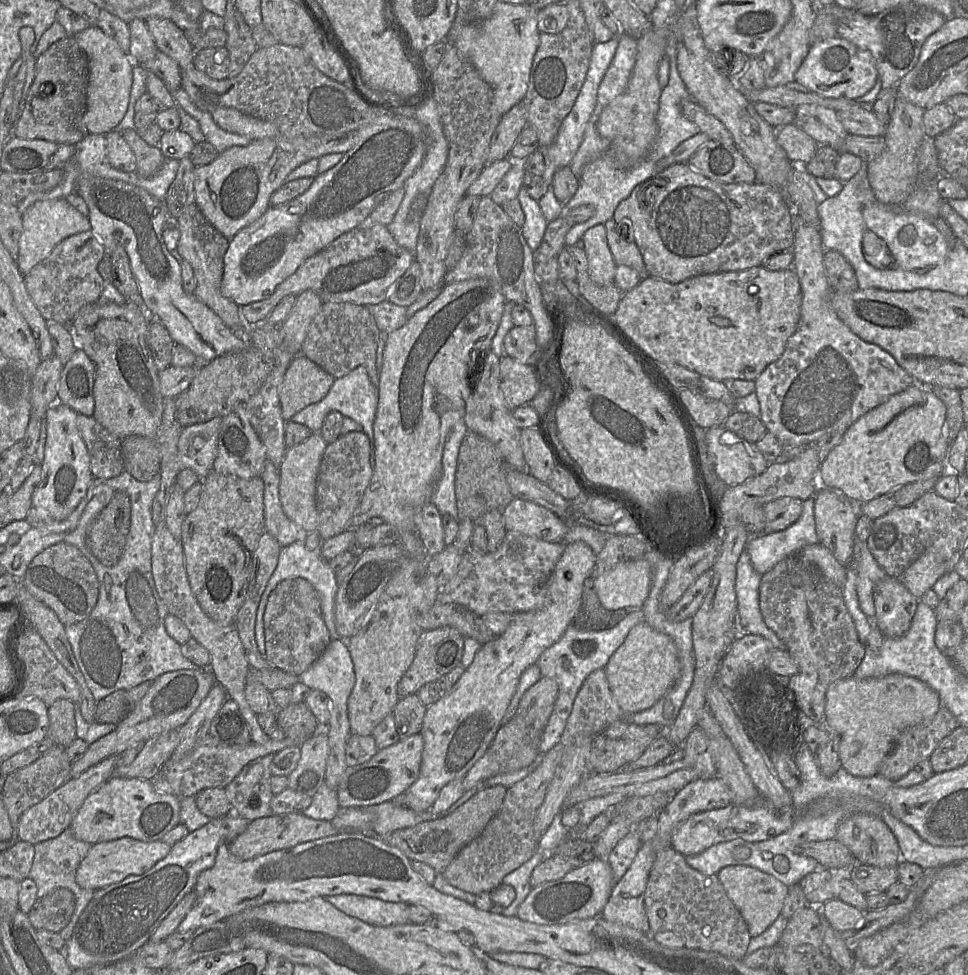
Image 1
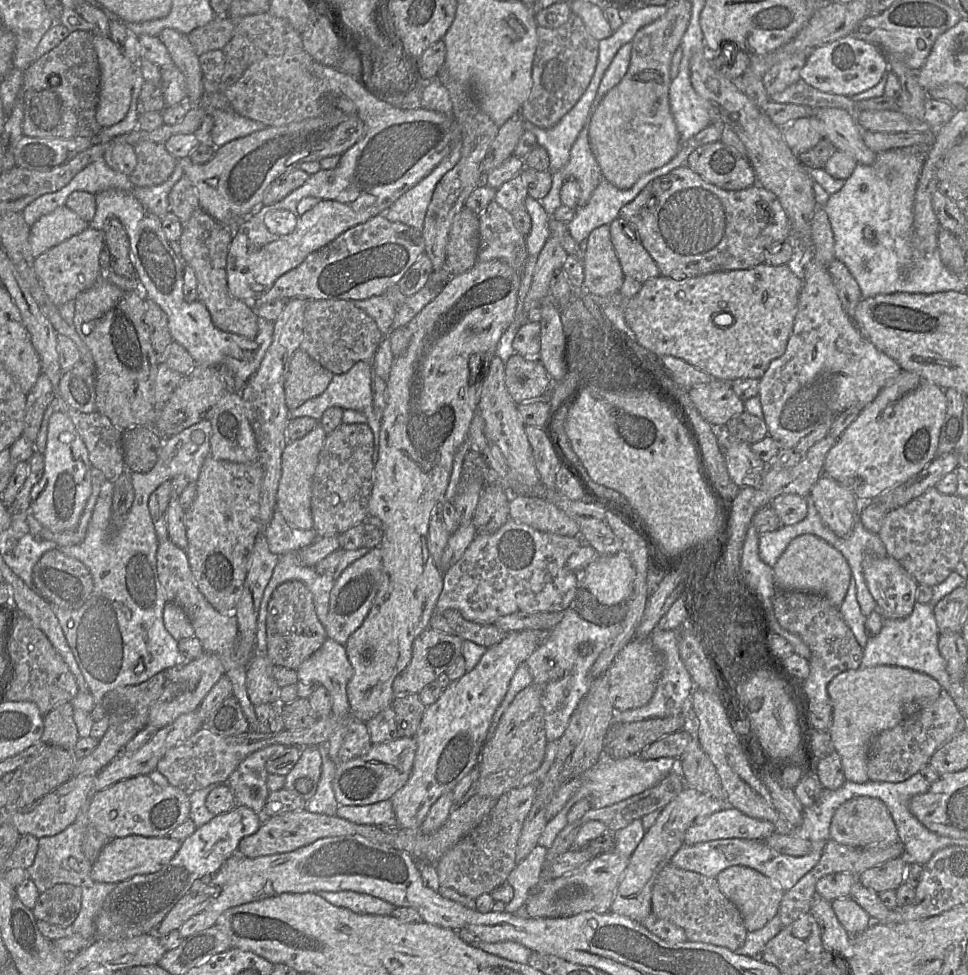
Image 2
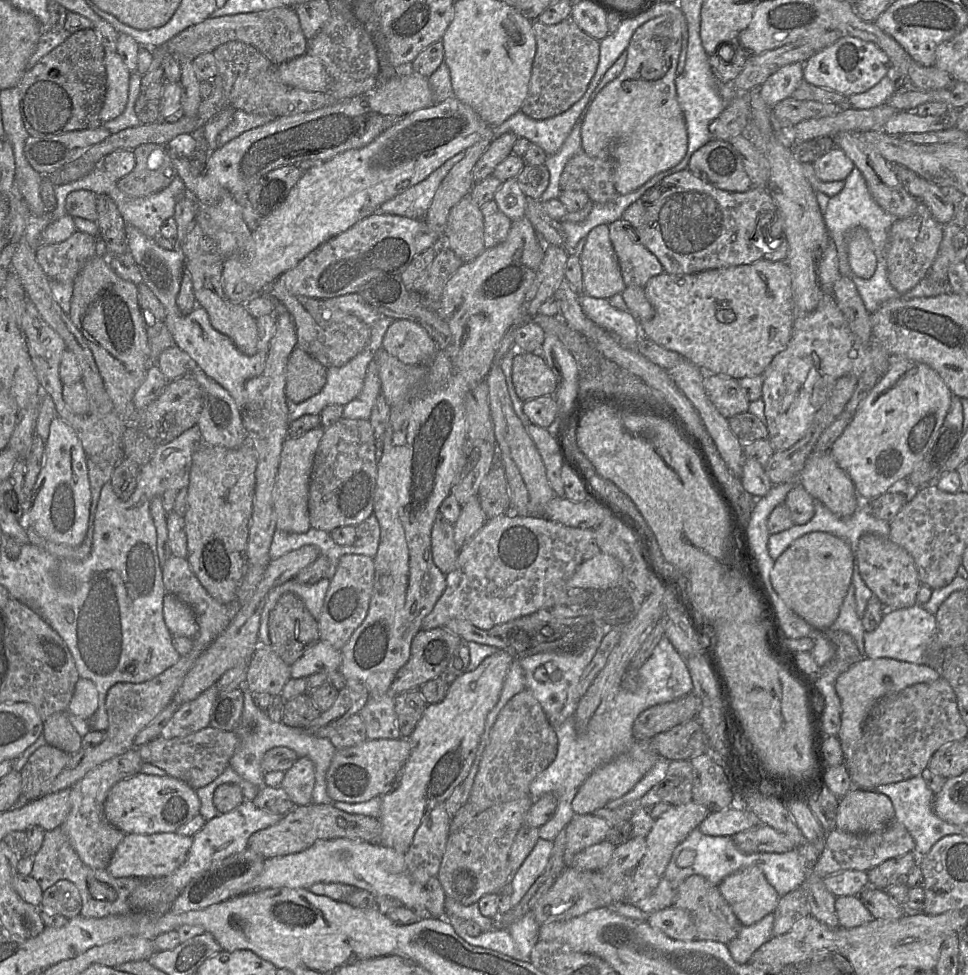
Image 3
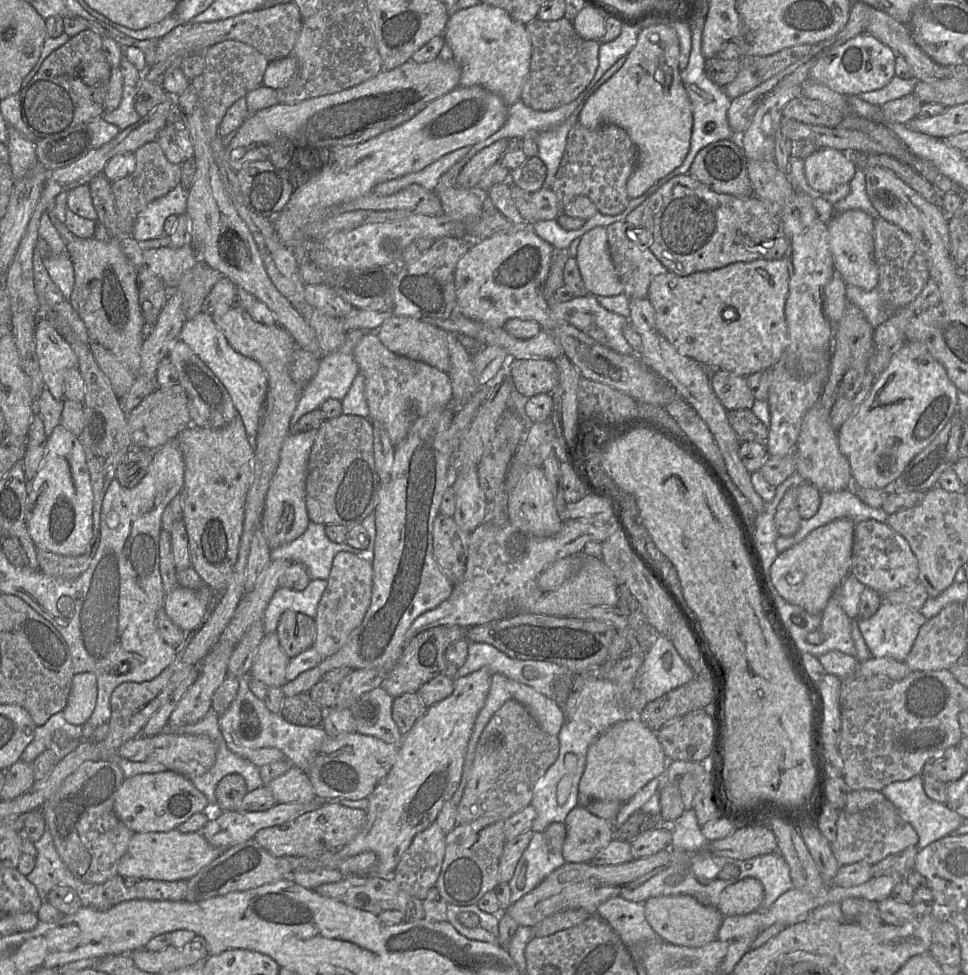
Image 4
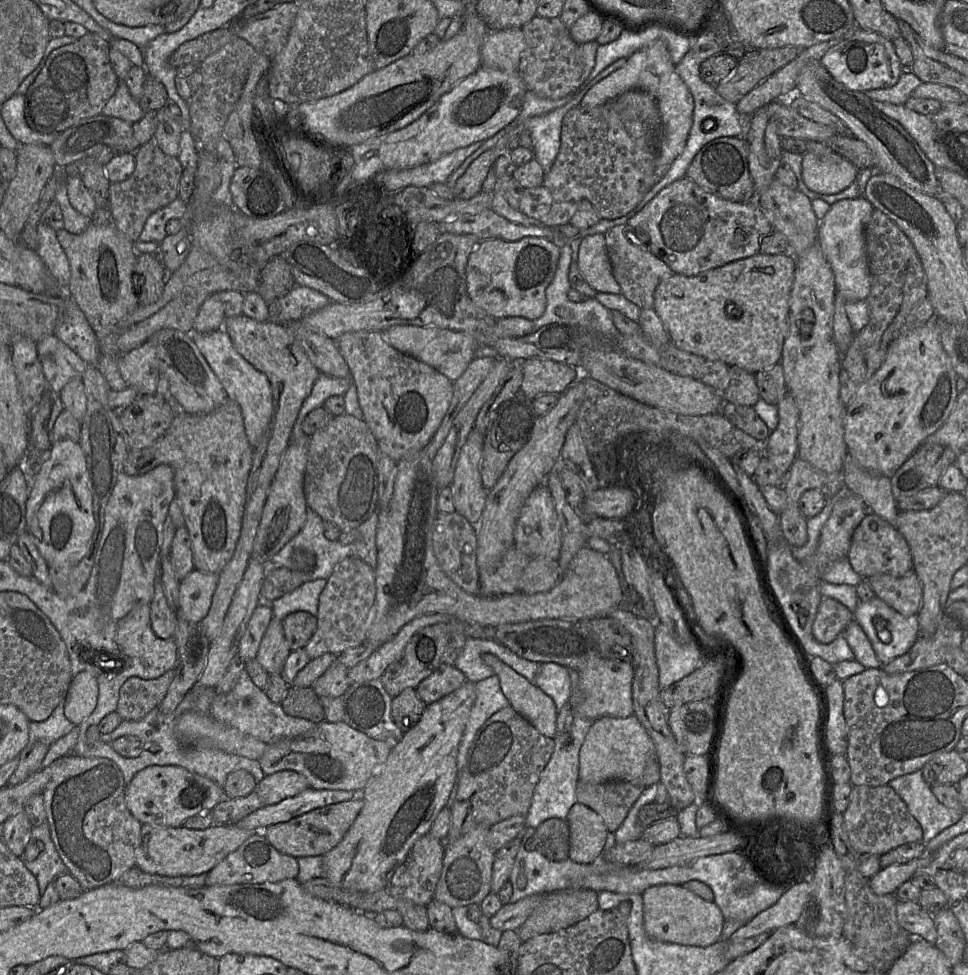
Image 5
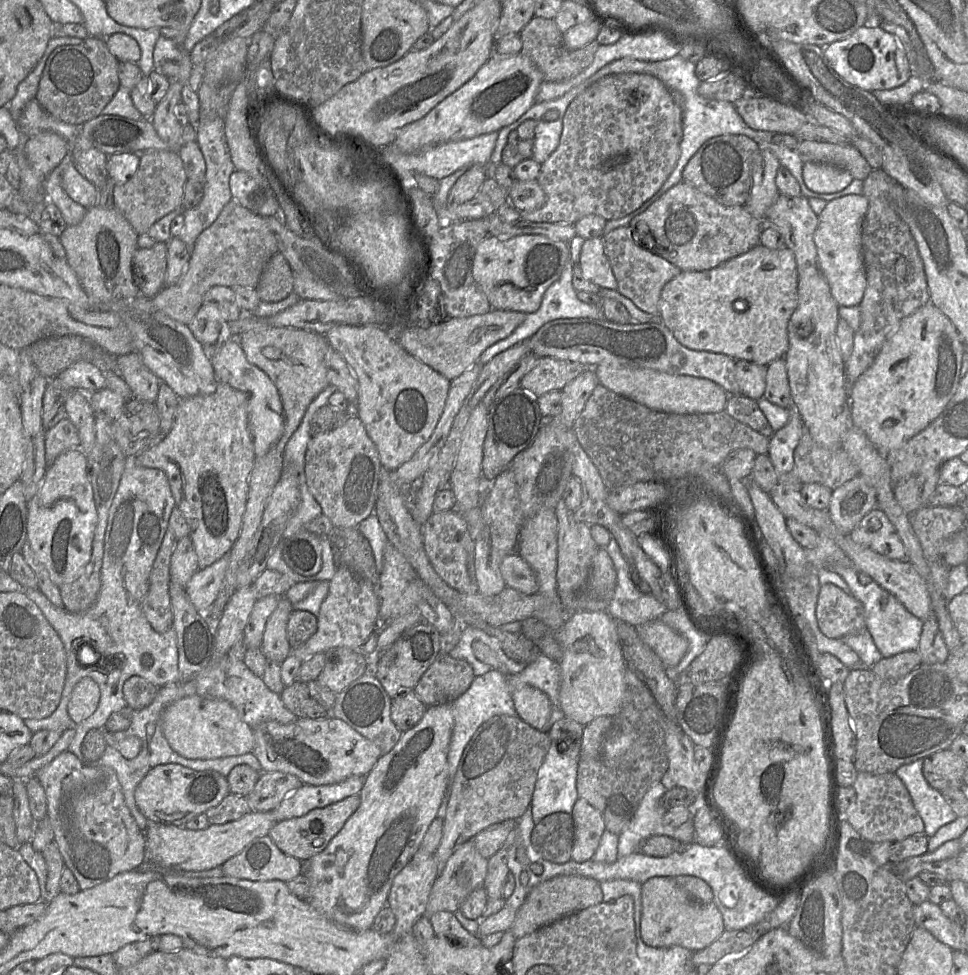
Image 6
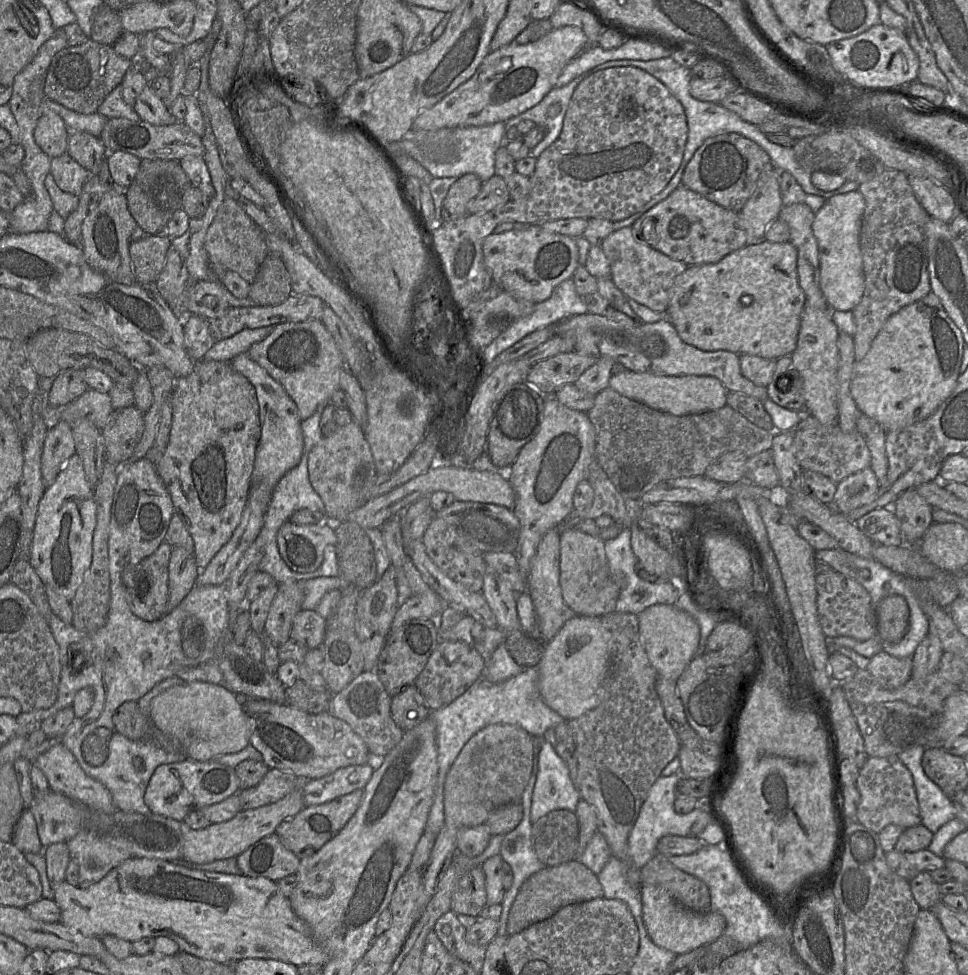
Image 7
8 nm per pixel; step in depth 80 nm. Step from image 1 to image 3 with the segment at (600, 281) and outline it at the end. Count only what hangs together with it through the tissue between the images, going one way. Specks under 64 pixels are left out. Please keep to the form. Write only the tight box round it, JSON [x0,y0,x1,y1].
[579,224,625,298]

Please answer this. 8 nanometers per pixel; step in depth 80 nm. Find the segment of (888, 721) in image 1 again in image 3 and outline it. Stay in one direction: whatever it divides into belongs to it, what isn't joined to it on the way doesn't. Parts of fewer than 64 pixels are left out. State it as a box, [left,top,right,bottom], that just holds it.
[835,658,940,763]

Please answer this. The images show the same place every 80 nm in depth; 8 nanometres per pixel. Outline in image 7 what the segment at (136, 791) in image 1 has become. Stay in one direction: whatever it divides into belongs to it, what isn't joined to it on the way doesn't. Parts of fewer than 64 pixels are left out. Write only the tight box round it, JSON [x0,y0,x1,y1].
[144,758,239,822]

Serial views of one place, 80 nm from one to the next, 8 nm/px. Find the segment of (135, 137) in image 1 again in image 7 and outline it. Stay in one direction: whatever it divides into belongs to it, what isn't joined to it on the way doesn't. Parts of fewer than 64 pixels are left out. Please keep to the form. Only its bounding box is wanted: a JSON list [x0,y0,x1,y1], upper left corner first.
[125,159,191,234]

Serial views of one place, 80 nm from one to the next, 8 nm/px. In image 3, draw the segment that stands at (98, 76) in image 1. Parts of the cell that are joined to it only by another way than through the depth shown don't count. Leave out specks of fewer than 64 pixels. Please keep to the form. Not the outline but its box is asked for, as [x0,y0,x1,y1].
[100,51,131,122]

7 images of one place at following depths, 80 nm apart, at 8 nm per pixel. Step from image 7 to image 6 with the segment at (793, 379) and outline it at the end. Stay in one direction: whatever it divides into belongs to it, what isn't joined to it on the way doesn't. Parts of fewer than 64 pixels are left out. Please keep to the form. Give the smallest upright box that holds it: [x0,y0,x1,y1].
[763,357,793,409]

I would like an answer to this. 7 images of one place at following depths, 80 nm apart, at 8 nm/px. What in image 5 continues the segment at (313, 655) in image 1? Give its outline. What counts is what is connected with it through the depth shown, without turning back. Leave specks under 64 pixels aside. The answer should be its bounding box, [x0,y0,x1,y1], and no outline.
[282,611,317,650]

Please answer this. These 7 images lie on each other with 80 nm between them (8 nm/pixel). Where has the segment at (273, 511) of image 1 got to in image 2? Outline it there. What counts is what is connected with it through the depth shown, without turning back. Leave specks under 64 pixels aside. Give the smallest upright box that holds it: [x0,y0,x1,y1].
[263,508,318,556]

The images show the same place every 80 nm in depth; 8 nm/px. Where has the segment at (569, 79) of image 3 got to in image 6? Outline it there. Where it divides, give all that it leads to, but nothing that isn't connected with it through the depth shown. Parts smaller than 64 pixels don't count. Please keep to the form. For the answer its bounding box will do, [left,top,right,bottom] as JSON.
[519,16,599,81]

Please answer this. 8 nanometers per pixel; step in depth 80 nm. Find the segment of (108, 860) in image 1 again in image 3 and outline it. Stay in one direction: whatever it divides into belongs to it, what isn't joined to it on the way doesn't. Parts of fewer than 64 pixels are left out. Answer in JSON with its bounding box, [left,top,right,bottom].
[106,831,193,880]

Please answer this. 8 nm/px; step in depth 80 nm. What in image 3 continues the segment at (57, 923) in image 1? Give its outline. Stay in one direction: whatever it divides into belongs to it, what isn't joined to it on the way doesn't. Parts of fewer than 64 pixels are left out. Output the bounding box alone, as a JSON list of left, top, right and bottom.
[39,881,81,920]

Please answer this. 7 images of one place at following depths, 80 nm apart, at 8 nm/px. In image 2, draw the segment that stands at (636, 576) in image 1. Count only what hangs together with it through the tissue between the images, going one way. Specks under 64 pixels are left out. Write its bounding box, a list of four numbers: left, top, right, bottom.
[577,554,635,605]

